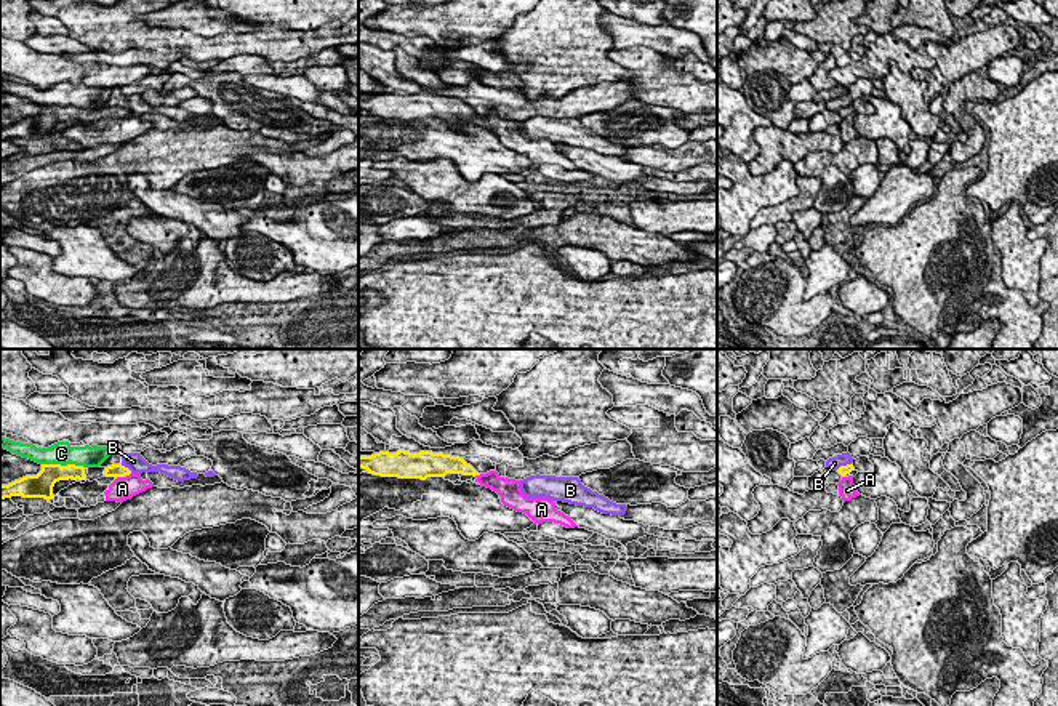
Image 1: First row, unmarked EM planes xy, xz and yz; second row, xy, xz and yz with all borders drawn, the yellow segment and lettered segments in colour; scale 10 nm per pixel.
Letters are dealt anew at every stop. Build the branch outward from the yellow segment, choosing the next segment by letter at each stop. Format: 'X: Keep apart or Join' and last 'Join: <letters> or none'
A: Keep apart
B: Keep apart
C: Keep apart
Join: none

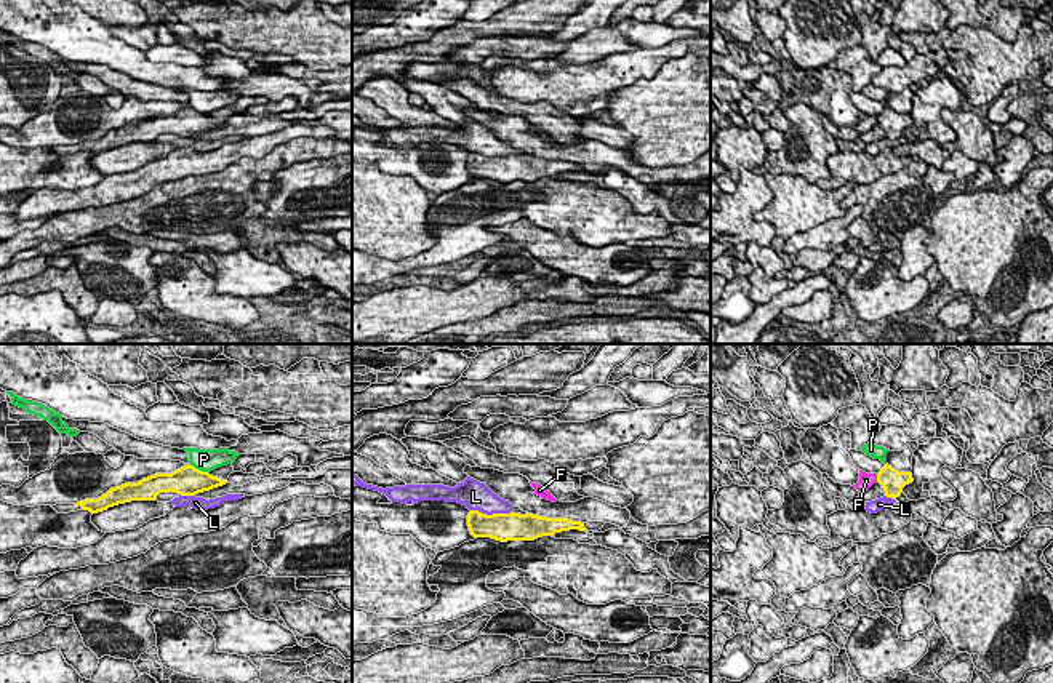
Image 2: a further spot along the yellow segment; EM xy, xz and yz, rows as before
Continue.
F: Keep apart
L: Keep apart
P: Keep apart
Join: none

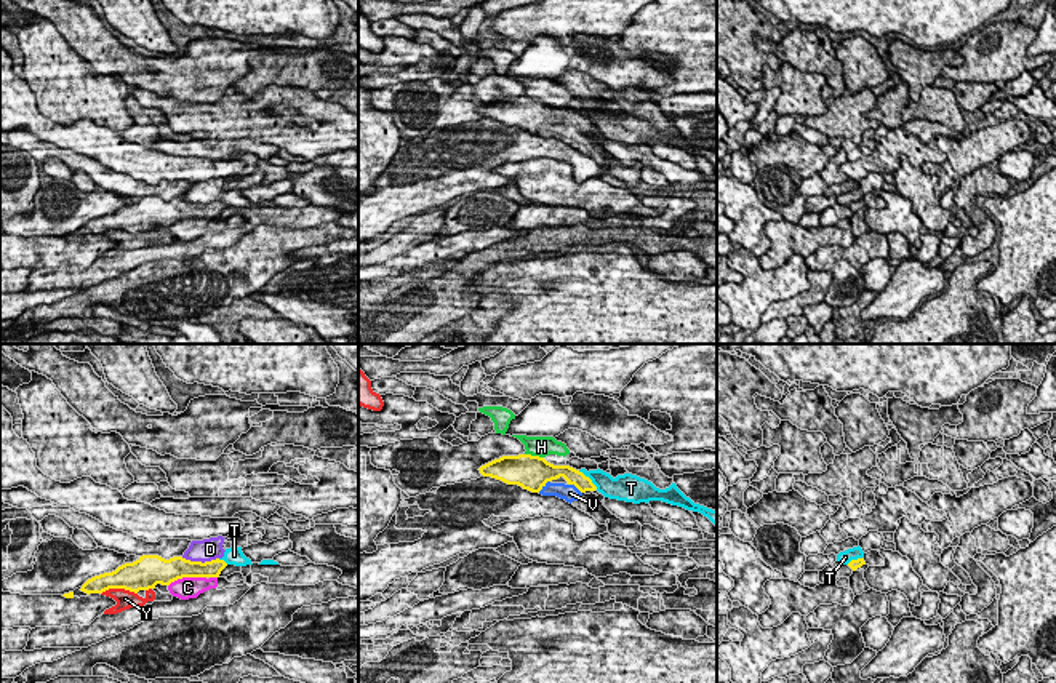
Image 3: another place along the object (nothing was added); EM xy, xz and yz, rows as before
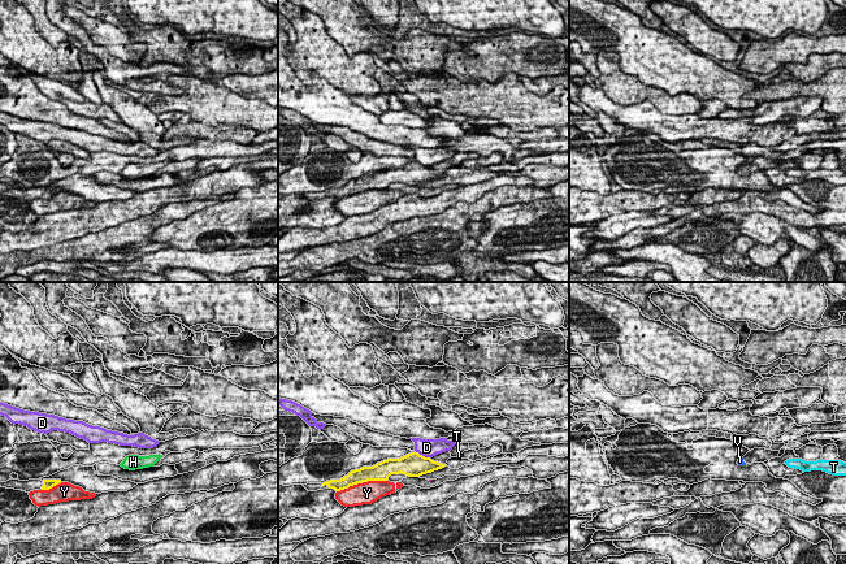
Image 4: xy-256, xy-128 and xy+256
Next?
C: Keep apart
D: Keep apart
H: Keep apart
T: Keep apart
V: Join
Y: Keep apart
Join: V

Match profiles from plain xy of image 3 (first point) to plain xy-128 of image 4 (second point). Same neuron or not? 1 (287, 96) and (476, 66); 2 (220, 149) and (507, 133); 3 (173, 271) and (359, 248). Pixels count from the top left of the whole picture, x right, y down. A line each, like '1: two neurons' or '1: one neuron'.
1: two neurons
2: two neurons
3: one neuron

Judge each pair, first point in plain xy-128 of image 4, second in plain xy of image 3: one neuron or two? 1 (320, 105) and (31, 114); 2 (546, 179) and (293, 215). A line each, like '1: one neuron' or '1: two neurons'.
1: one neuron
2: one neuron

